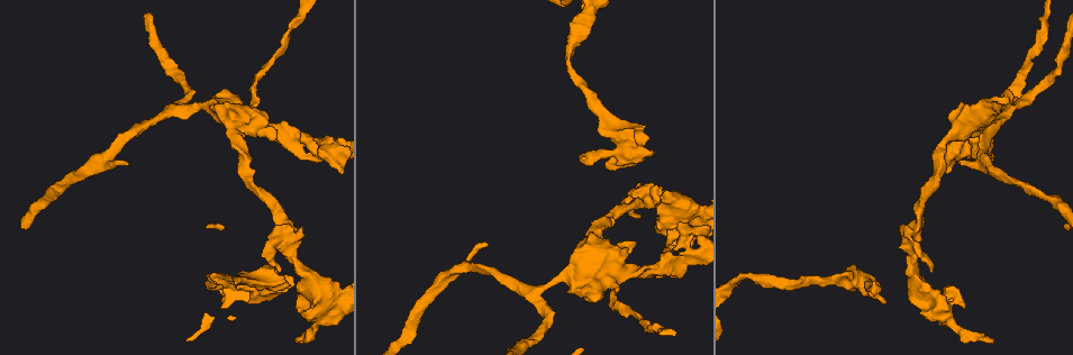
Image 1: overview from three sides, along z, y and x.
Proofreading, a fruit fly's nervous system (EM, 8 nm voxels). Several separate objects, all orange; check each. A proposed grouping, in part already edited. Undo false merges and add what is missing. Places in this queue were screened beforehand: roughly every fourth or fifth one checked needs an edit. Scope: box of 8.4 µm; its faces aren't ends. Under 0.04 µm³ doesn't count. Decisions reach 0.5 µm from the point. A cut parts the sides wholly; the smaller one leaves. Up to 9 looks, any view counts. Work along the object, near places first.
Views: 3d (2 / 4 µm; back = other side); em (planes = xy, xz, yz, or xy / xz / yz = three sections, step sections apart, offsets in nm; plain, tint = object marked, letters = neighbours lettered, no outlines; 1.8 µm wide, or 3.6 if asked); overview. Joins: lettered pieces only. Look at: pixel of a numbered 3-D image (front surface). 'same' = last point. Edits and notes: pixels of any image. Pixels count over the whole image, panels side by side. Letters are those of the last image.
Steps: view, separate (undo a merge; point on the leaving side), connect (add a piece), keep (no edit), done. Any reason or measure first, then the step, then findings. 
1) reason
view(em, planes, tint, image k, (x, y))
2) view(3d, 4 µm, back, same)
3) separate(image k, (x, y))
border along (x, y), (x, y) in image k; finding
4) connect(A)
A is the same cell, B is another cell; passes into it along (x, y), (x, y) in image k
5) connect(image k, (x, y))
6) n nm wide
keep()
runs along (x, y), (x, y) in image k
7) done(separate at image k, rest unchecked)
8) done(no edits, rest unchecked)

free end
view(3d, 4 µm, image 1, (221, 293))

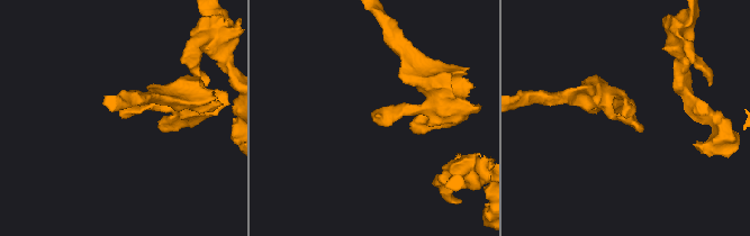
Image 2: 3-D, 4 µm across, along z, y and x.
view(em, planes, letters, image 2, (374, 116))

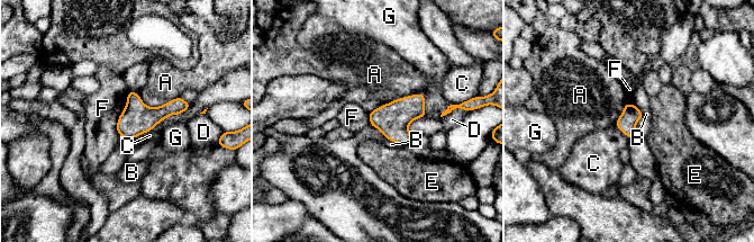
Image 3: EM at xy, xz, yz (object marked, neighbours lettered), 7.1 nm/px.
keep()
A, B, C, D, E, F and G are other cells; border along (129, 91), (116, 125), (120, 137) in image 3; no lettered piece goes on from it

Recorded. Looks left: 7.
branch point
view(3d, 4 µm, image 1, (688, 259))

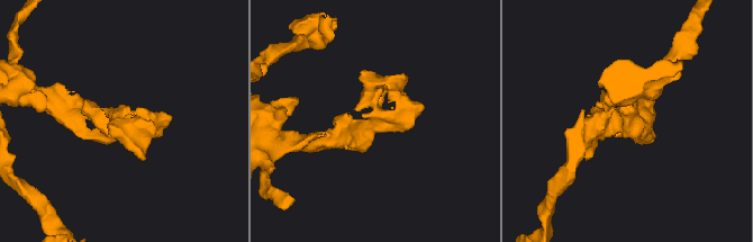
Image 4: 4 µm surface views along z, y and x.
need the tissue
view(em, planes, letters, image 4, (627, 126))

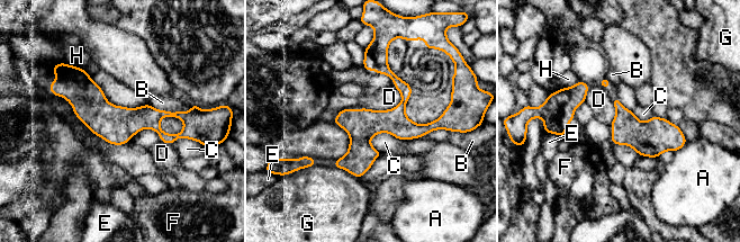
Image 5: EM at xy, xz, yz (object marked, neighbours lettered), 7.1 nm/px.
keep()
A, B, C, D, E, F, G and H are other cells; border along (402, 95), (391, 108), (362, 108) in image 5; continuous, no second neuron

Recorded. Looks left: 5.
thick turns thin
view(em, planes, letters, image 1, (911, 270))

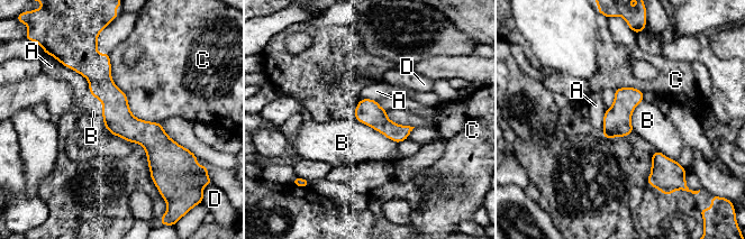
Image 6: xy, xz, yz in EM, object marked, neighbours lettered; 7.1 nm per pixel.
C touches over 600 nm
keep()
A, B, C and D are other cells; border along (354, 119), (372, 127), (397, 144) in image 6; one neuron here

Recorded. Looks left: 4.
branch stops here
view(em, planes, letters, image 1, (126, 165))

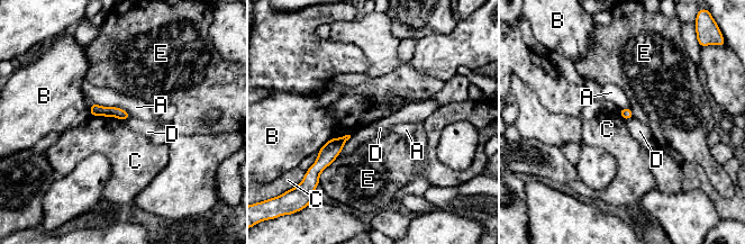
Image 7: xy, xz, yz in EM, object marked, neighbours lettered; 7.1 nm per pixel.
A touches over 300 nm
keep()
A, B, C, D and E are other cells; border along (90, 115), (114, 116), (123, 120) in image 7; none of them fits

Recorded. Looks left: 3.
done(no edits, rest unchecked)

